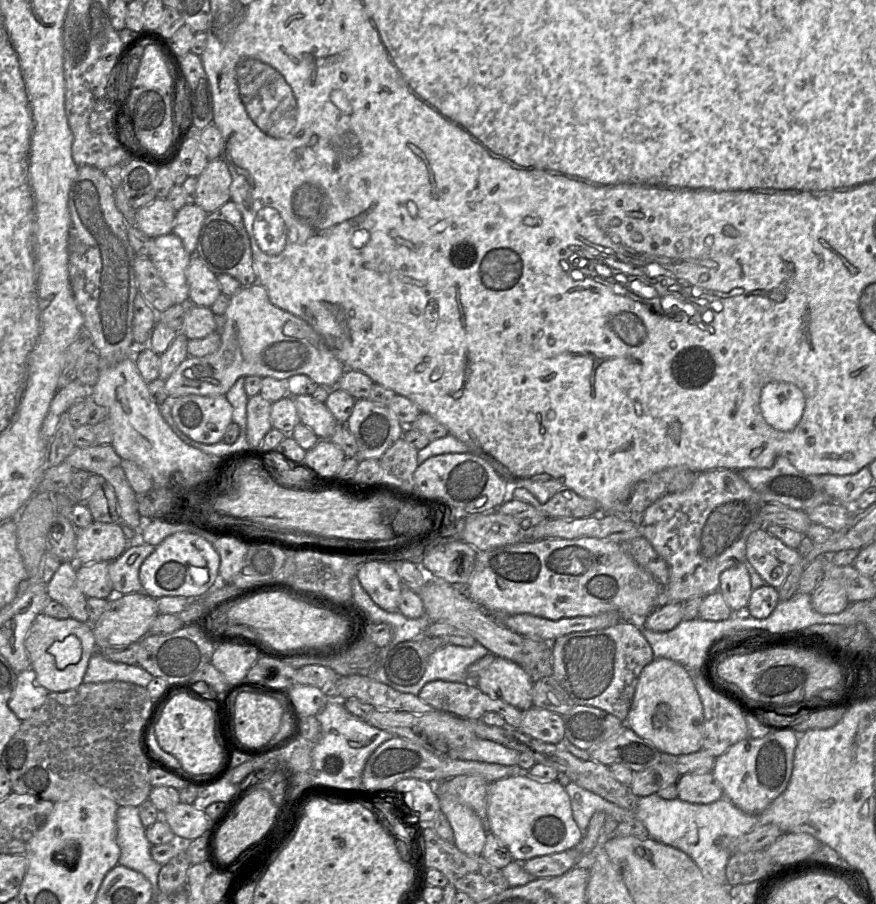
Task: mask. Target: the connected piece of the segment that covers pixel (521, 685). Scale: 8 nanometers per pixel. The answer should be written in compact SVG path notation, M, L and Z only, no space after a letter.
M495 657L473 682L492 699L499 699L520 711L533 707L533 681L524 669L507 659Z

